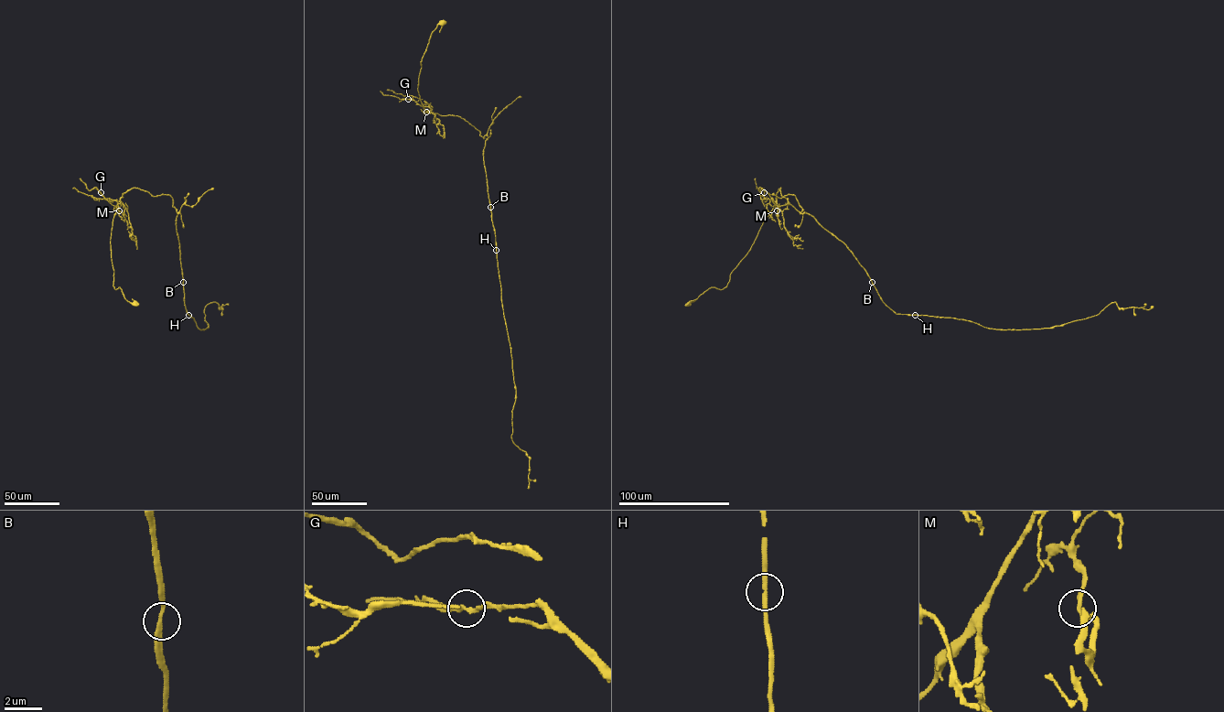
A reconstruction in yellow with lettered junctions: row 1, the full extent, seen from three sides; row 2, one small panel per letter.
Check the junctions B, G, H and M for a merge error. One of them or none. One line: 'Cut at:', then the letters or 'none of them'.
Cut at: none of them

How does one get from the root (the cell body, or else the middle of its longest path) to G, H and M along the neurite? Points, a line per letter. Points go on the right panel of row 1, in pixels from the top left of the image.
G: (688, 304), (712, 287), (726, 285), (775, 205), (764, 192)
H: (688, 304), (726, 285), (780, 188), (846, 245), (887, 306), (915, 315)
M: (688, 304), (712, 287), (723, 289), (726, 285), (730, 274), (746, 254), (777, 201), (777, 210)

